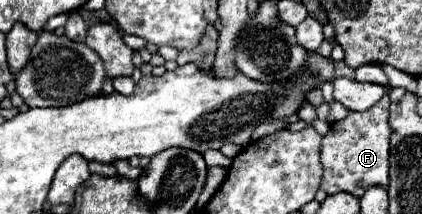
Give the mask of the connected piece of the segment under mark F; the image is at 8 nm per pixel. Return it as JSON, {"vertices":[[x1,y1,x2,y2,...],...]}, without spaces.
{"vertices":[[385,96,377,106,365,112,351,112,345,120,333,122,329,134,321,144,321,162,325,168,321,188,327,194,351,192,361,196,367,186,381,184,387,188,389,174,389,98]]}

